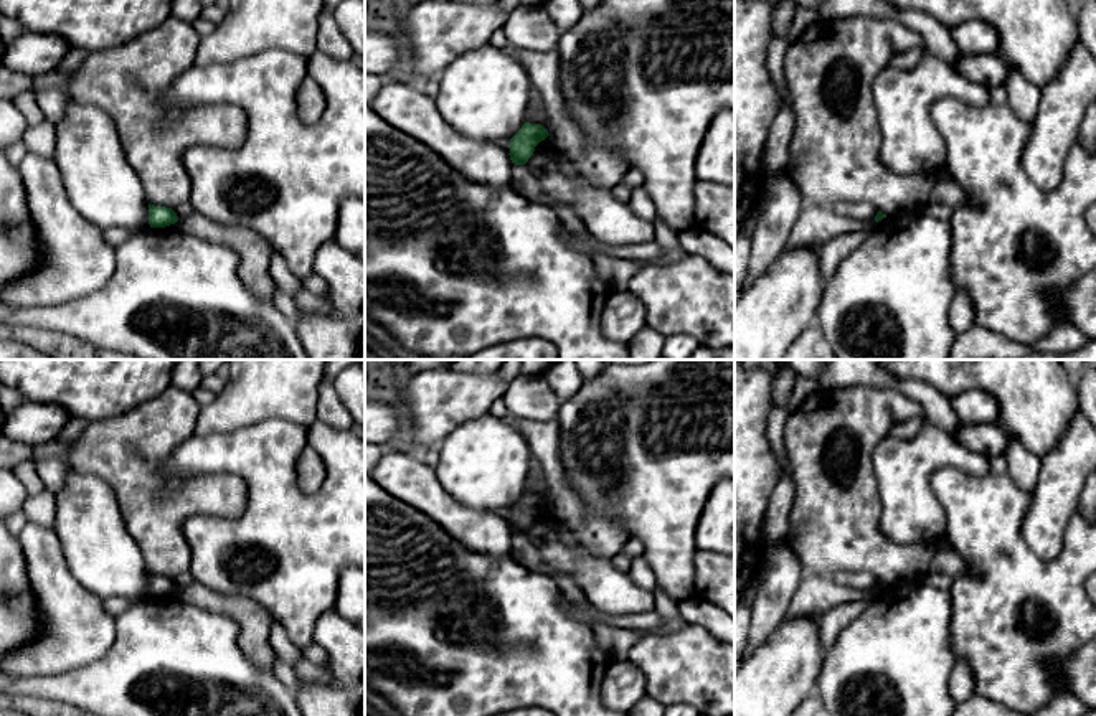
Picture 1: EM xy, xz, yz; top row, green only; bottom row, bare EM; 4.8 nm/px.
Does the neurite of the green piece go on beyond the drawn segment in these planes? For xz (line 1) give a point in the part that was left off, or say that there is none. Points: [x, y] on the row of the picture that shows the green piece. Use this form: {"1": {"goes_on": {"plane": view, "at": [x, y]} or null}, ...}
{"1": {"goes_on": null}}

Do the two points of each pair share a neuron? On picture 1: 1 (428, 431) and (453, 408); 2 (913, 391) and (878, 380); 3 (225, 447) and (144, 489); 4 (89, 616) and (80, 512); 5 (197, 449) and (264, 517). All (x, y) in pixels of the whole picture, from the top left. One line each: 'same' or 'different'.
1: same
2: same
3: different
4: different
5: same

